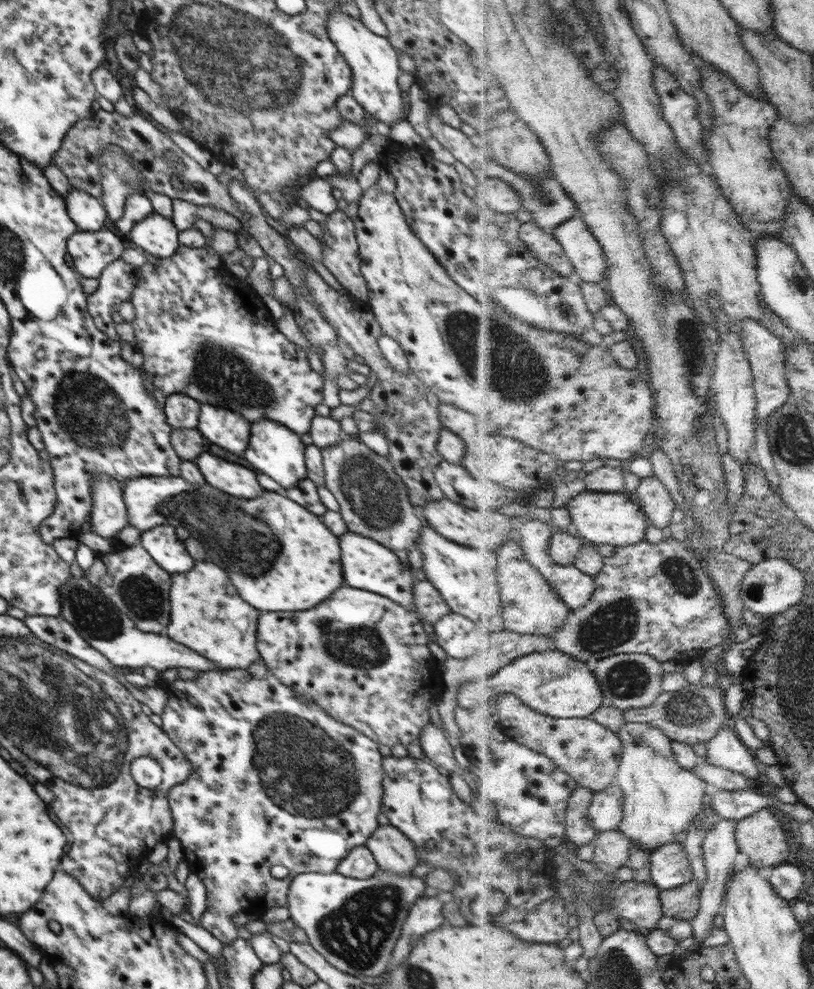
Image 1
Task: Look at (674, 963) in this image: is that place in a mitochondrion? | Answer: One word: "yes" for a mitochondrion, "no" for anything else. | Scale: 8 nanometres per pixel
no

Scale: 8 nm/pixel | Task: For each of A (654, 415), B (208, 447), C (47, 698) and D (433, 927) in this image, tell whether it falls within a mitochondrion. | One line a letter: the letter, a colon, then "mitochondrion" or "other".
A: other
B: other
C: mitochondrion
D: other

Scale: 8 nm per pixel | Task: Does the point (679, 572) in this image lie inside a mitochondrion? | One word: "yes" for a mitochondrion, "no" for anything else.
yes

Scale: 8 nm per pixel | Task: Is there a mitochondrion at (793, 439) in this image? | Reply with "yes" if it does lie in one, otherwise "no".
yes

